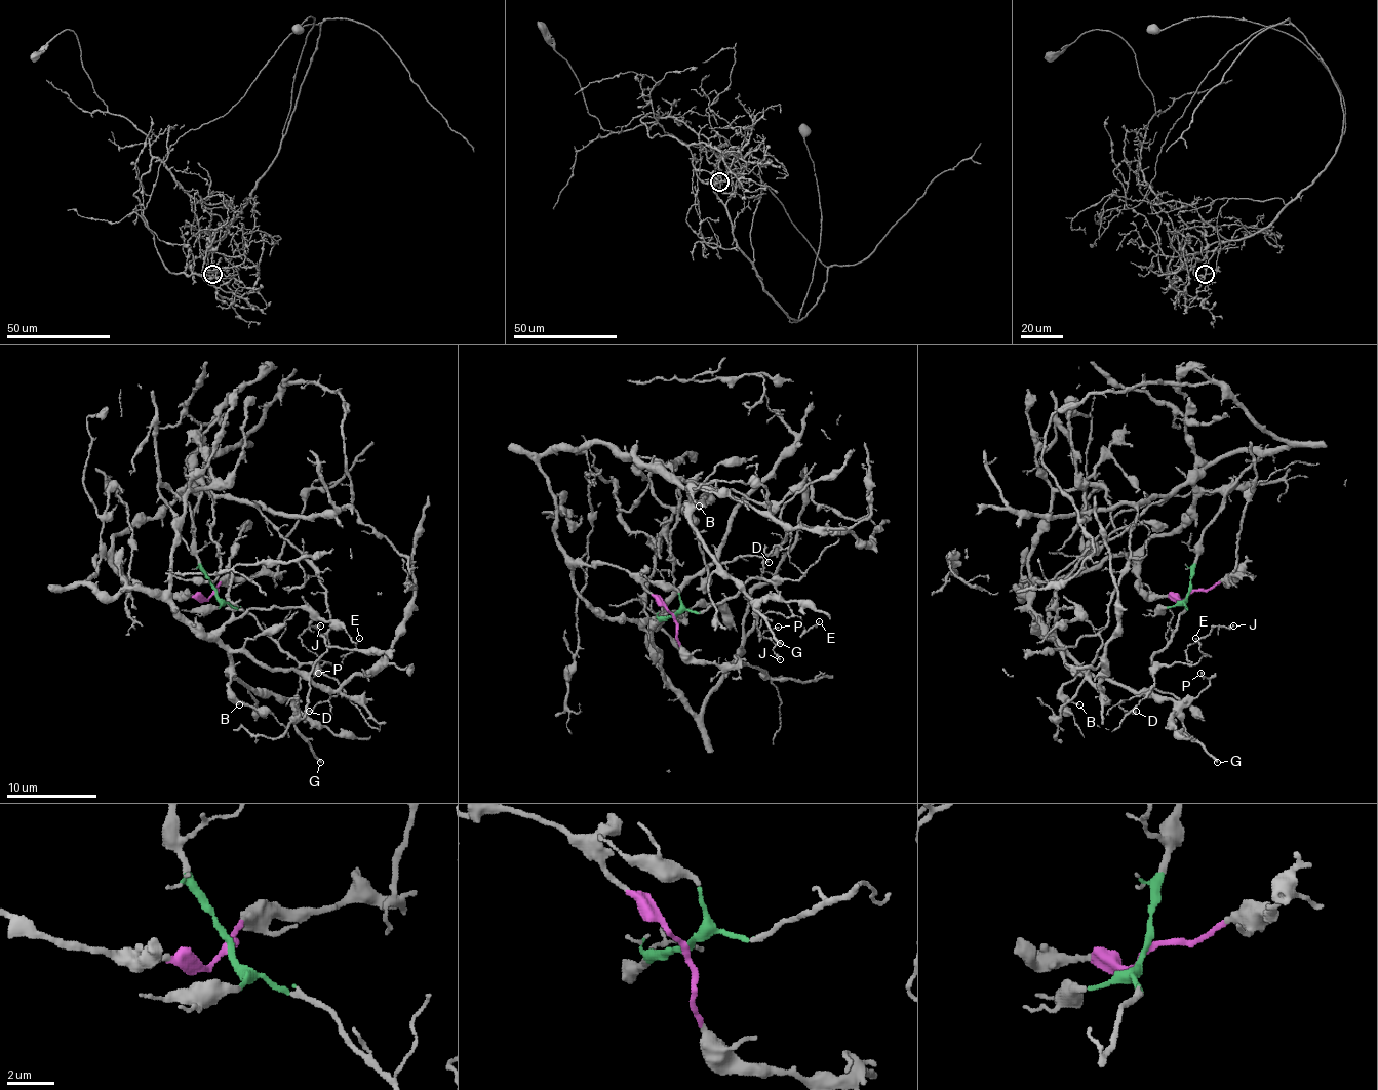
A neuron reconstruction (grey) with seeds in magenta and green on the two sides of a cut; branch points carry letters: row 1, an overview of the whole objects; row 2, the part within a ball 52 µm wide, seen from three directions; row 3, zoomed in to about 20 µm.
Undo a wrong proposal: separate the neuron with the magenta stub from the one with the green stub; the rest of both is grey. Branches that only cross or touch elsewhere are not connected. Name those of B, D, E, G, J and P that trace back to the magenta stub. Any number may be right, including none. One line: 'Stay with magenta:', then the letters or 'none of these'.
Stay with magenta: B, G, P

